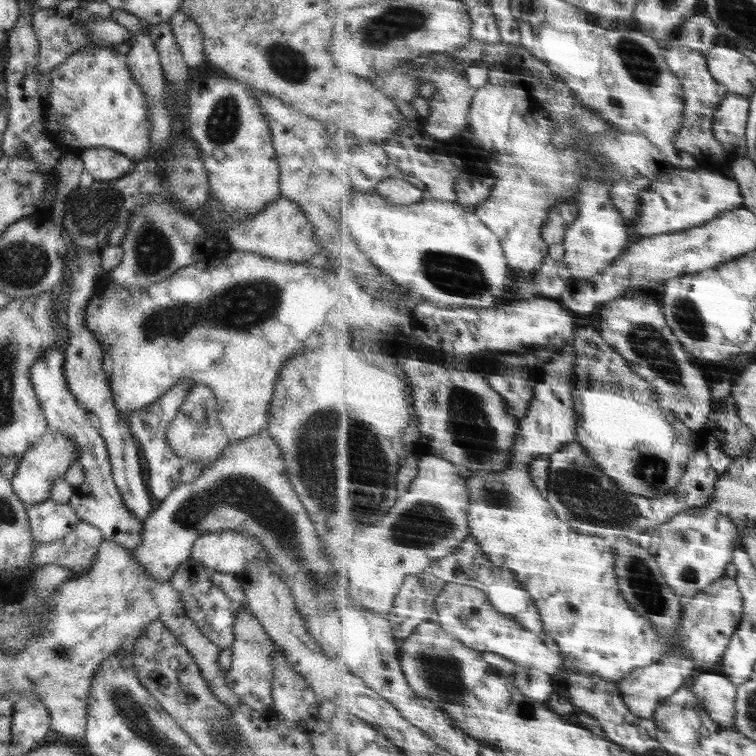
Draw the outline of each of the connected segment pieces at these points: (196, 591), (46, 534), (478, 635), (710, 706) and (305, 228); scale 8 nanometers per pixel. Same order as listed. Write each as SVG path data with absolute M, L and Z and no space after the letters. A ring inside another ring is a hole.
M191 556L189 559L175 571L170 578L172 587L180 593L184 607L186 607L186 615L196 621L198 628L210 641L216 643L221 649L230 648L234 642L234 624L236 624L236 608L237 605L232 599L226 596L220 588L214 586L208 575L210 570L194 560Z
M50 498L26 509L32 536L38 543L60 540L78 523L78 516L69 504L60 504Z
M447 583L437 596L435 620L442 624L444 630L454 634L466 646L471 646L484 653L498 653L528 668L536 667L553 675L561 681L568 666L564 666L562 656L555 648L548 648L540 634L528 629L510 614L500 612L488 594L475 586L460 586Z
M705 669L690 682L716 722L725 728L736 726L739 686L732 679L720 669Z
M209 193L206 204L210 218L214 220L214 224L218 224L220 228L226 230L226 236L233 249L258 253L277 261L308 263L329 269L330 260L328 260L326 252L320 248L320 242L316 240L316 236L312 234L312 224L308 222L308 218L295 202L281 194L266 203L260 209L260 213L256 213L248 219L242 219L242 221L226 221L228 213L224 213L224 207L220 205L220 201L216 199L214 193Z

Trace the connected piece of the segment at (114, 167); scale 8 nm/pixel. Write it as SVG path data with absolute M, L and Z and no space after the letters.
M102 147L83 149L78 155L82 159L84 169L88 174L92 174L94 181L114 181L123 177L132 170L135 161L116 150Z

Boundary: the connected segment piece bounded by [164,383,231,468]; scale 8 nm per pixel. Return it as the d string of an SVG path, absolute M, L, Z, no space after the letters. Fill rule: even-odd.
M198 383L189 390L188 396L184 398L184 404L179 407L180 412L169 425L169 432L165 438L166 444L174 449L174 453L184 462L193 461L202 464L202 468L208 467L212 461L216 461L220 454L226 451L226 446L230 445L230 439L222 431L219 424L218 408L214 394L208 386Z

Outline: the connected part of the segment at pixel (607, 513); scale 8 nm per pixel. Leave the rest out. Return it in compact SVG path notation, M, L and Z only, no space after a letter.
M578 441L566 444L556 453L536 457L532 463L532 478L555 506L560 518L568 521L576 531L613 539L628 536L639 542L642 533L670 522L674 516L683 512L702 509L712 501L716 494L718 478L722 474L710 464L708 458L708 453L702 445L696 457L690 461L687 473L680 480L679 488L668 498L650 498L628 493L618 484L614 486L614 480L608 480L608 474L602 467L592 470L592 462L596 462L596 459L593 459L587 447Z

